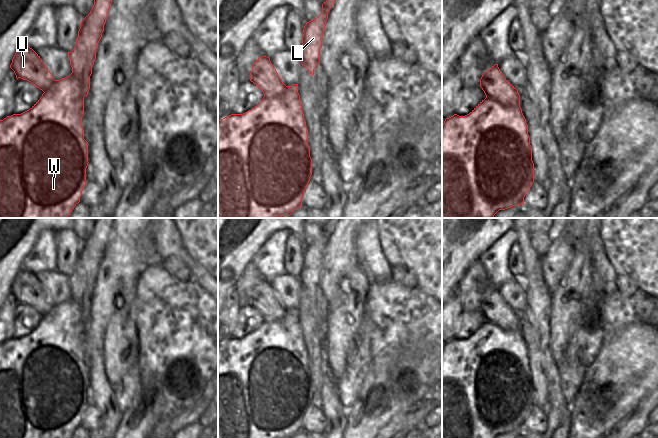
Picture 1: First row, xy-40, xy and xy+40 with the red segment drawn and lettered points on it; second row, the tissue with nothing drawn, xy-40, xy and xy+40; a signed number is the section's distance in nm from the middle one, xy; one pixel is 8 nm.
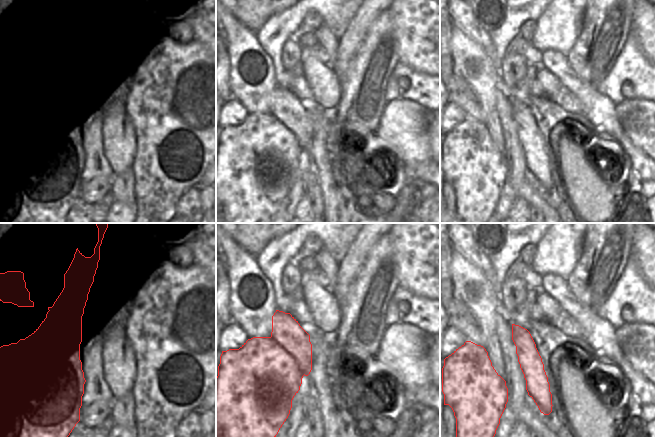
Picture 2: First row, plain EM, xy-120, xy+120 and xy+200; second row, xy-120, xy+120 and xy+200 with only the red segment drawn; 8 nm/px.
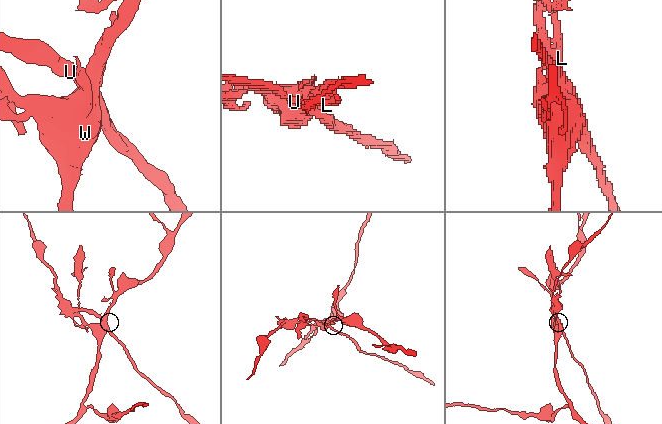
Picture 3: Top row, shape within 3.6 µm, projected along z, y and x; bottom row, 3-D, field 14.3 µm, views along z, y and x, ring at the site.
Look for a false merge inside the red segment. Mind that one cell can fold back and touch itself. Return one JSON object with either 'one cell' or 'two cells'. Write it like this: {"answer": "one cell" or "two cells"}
{"answer": "two cells"}

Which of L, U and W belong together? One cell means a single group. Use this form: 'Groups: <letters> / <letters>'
Groups: L W / U.

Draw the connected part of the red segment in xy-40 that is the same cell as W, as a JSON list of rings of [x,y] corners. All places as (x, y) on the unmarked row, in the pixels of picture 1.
[[[98,218],[90,237],[80,246],[76,269],[68,276],[72,297],[56,304],[27,335],[0,344],[0,438],[70,438],[80,426],[86,409],[88,366],[84,363],[82,341],[84,321],[90,313],[90,300],[98,267],[104,255],[113,218]]]

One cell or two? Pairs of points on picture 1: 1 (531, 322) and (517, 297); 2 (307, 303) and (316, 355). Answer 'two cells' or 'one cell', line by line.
1: two cells
2: one cell

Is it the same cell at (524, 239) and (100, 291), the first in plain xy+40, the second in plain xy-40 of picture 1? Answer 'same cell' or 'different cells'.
different cells

